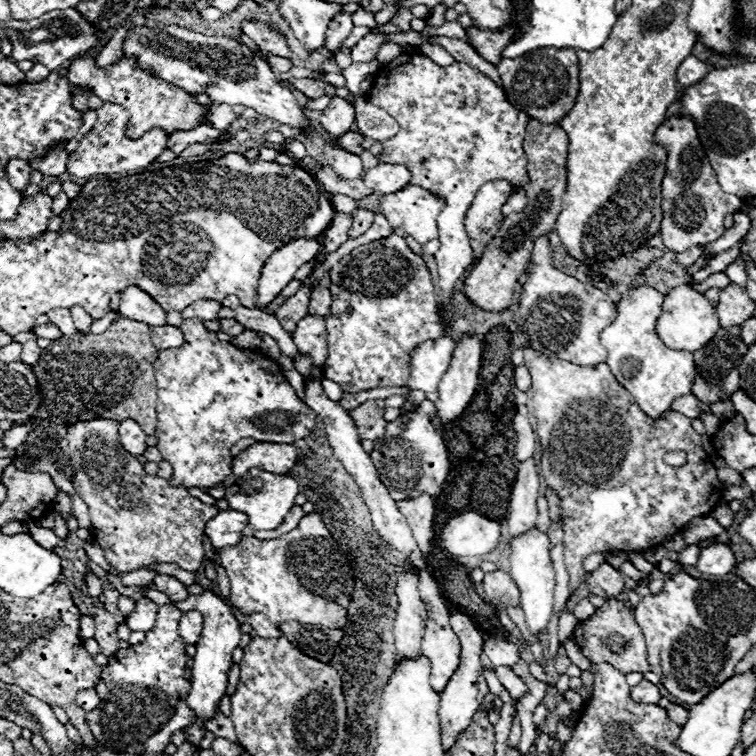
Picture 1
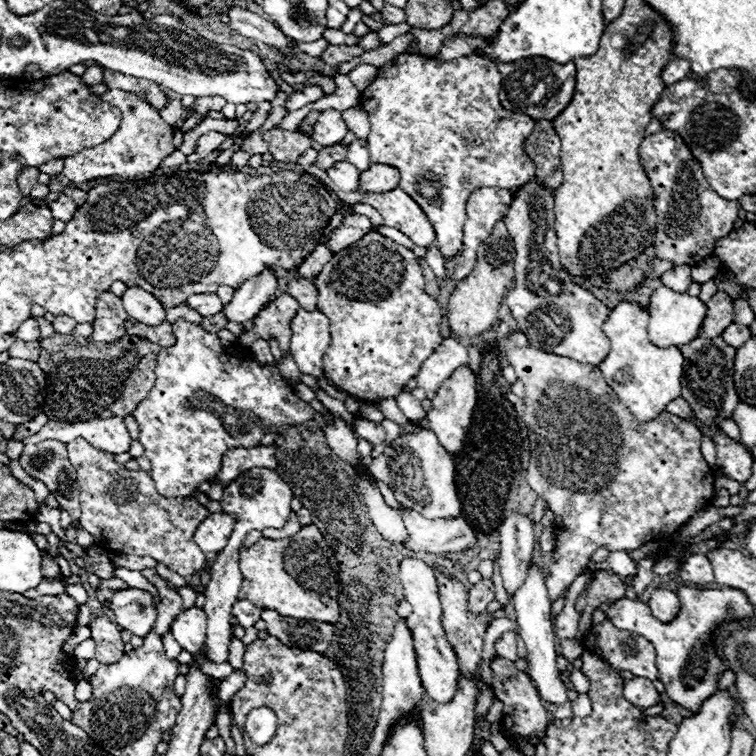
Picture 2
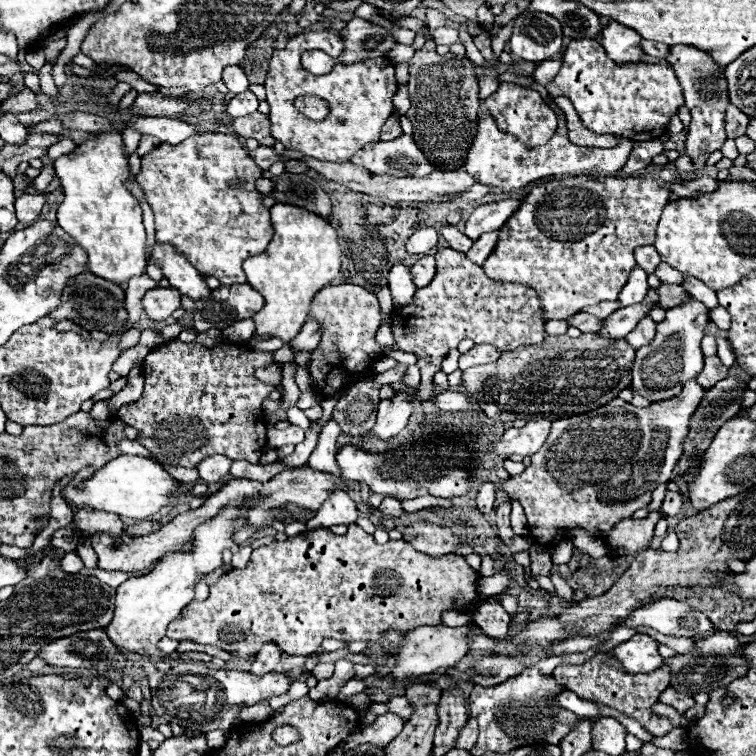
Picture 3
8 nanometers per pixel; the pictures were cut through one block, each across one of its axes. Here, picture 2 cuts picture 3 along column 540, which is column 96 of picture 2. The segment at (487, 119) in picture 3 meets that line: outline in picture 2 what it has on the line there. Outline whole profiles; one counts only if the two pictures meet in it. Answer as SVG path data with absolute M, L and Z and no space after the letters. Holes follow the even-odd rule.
M108 90L100 96L102 102L108 102L122 110L122 122L116 134L106 140L104 144L84 148L74 156L64 158L64 176L72 182L88 182L94 178L106 178L106 176L128 176L138 178L138 174L152 172L160 166L160 162L170 156L176 148L172 144L172 128L160 118L154 108L144 98L138 98L138 94L126 94L124 90Z

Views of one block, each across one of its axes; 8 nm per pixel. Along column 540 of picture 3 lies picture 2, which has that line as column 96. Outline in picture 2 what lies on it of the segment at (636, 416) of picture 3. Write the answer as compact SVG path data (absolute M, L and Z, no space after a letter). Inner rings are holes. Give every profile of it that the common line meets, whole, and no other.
M84 438L68 442L66 448L80 486L80 524L82 530L92 534L94 544L122 554L150 556L180 576L196 574L206 566L206 556L194 542L194 530L210 514L202 504L190 496L164 498L156 494L148 472L126 470L124 464L114 460L114 454L94 448Z

